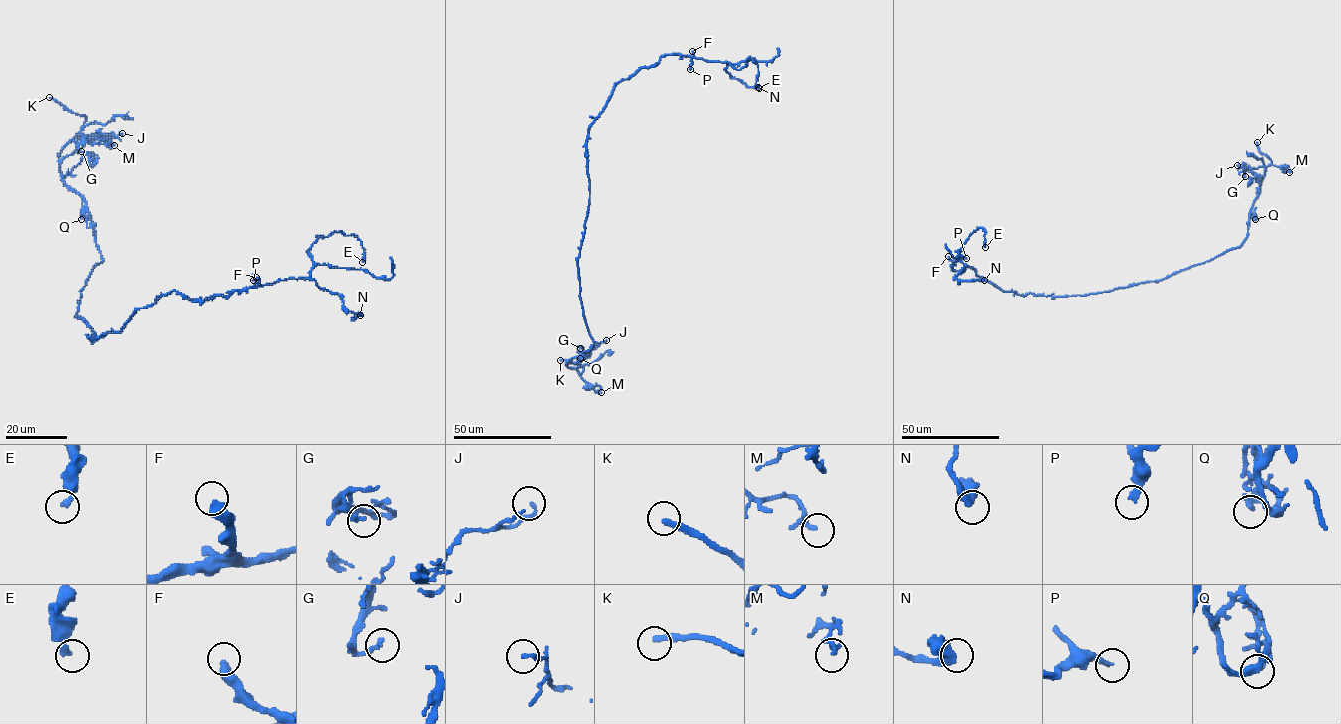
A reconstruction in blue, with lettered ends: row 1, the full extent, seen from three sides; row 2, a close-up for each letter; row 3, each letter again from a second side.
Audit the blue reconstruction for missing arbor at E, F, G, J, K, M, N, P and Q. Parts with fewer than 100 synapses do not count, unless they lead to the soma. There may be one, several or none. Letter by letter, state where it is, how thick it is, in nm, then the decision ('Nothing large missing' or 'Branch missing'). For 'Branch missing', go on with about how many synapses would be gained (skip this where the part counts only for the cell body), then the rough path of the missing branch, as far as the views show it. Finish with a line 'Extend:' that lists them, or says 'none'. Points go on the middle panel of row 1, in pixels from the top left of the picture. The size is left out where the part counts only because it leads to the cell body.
E: Place: (759, 88). Thickness 240 nm. Nothing large missing
F: Place: (692, 51). Thickness 440 nm. Nothing large missing
G: Place: (580, 348). Thickness 220 nm. Nothing large missing
J: Place: (606, 340). Thickness 170 nm. Nothing large missing
K: Place: (560, 360). Thickness 240 nm. Branch missing. Course of what is missing: (560, 360), (534, 355)
M: Place: (601, 392). Thickness 140 nm. Nothing large missing
N: Place: (758, 87). Thickness 440 nm. Nothing large missing
P: Place: (690, 69). Thickness 240 nm. Branch missing. Roughly 150 synapses. Course of what is missing: (690, 69), (712, 95), (725, 98), (742, 87), (749, 88), (751, 95)
Q: Place: (580, 358). Thickness 260 nm. Nothing large missing
Extend: K, P

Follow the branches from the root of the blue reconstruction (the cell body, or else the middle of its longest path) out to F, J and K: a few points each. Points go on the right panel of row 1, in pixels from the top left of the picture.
F: (1081, 295), (1019, 295), (1003, 292), (967, 266), (961, 271), (951, 269), (953, 262), (948, 256)
J: (1081, 295), (1160, 280), (1238, 247), (1247, 236), (1250, 208), (1259, 192), (1265, 168), (1237, 165)
K: (1081, 295), (1160, 280), (1238, 247), (1247, 236), (1250, 208), (1265, 168), (1271, 163), (1259, 151), (1257, 142)

